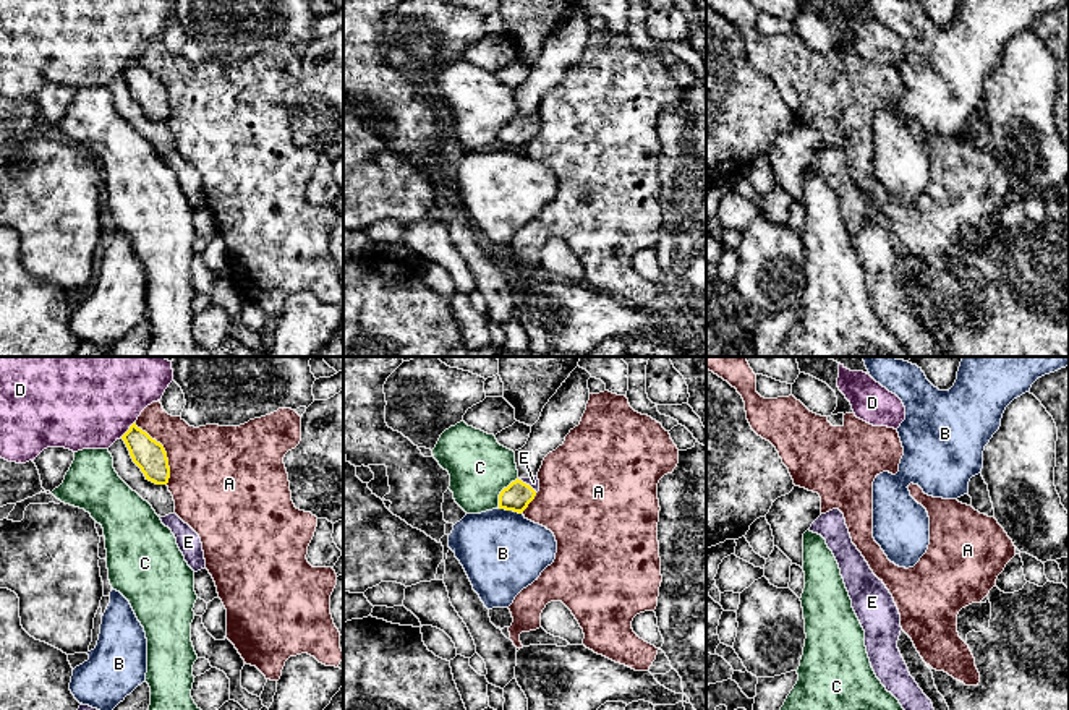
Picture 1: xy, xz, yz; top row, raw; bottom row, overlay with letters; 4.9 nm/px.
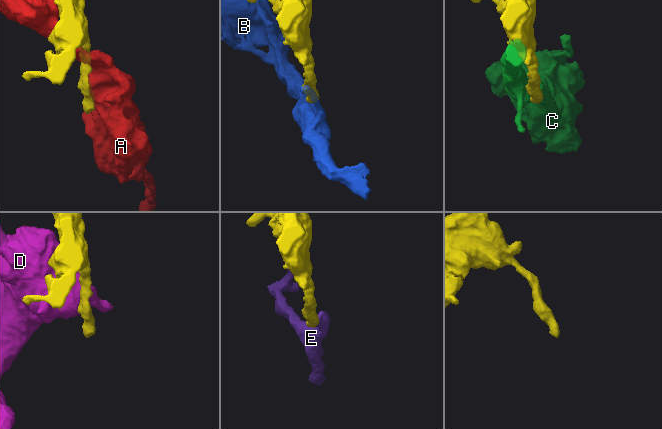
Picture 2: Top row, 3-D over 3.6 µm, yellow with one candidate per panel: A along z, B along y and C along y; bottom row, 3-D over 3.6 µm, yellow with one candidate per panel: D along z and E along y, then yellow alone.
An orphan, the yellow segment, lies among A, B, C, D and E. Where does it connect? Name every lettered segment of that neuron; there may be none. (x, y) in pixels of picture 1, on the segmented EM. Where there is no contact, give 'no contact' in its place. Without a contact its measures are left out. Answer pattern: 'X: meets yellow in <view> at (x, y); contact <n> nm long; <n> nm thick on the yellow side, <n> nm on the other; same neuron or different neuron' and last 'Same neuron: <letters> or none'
A: meets yellow in xy at (164, 451); contact 360 nm long; 160 nm thick on the yellow side, 420 nm on the other; different neuron
B: meets yellow in xz at (511, 509); contact 120 nm long; 140 nm thick on the yellow side, 400 nm on the other; different neuron
C: meets yellow in xz at (501, 491); contact 190 nm long; 140 nm thick on the yellow side, 300 nm on the other; different neuron
D: meets yellow in xy at (128, 430); contact 100 nm long; 160 nm thick on the yellow side, 500 nm on the other; different neuron
E: meets yellow in xz at (525, 483); contact 120 nm long; 140 nm thick on the yellow side, 60 nm on the other; same neuron
Same neuron: E

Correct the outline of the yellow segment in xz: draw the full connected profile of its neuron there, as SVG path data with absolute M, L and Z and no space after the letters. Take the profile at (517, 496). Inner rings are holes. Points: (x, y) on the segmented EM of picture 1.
M538 477L517 478L499 494L499 509L522 514L539 491Z

